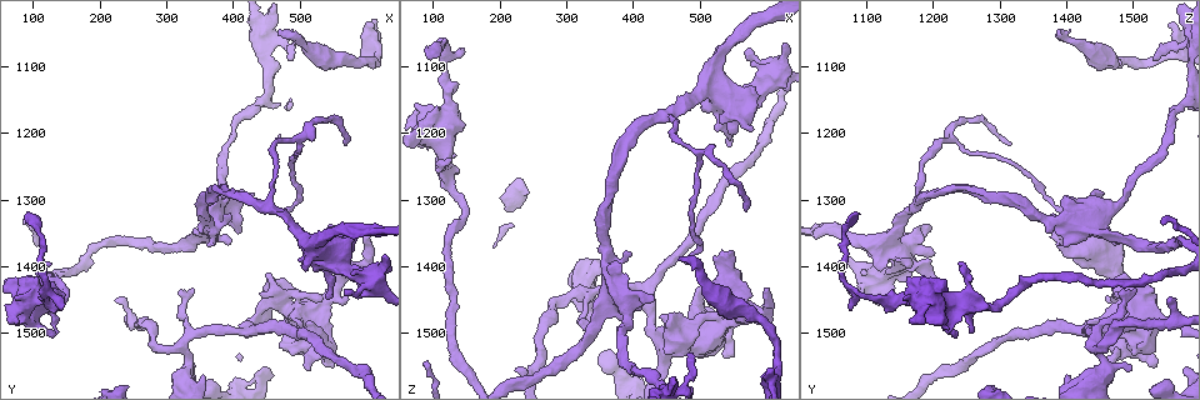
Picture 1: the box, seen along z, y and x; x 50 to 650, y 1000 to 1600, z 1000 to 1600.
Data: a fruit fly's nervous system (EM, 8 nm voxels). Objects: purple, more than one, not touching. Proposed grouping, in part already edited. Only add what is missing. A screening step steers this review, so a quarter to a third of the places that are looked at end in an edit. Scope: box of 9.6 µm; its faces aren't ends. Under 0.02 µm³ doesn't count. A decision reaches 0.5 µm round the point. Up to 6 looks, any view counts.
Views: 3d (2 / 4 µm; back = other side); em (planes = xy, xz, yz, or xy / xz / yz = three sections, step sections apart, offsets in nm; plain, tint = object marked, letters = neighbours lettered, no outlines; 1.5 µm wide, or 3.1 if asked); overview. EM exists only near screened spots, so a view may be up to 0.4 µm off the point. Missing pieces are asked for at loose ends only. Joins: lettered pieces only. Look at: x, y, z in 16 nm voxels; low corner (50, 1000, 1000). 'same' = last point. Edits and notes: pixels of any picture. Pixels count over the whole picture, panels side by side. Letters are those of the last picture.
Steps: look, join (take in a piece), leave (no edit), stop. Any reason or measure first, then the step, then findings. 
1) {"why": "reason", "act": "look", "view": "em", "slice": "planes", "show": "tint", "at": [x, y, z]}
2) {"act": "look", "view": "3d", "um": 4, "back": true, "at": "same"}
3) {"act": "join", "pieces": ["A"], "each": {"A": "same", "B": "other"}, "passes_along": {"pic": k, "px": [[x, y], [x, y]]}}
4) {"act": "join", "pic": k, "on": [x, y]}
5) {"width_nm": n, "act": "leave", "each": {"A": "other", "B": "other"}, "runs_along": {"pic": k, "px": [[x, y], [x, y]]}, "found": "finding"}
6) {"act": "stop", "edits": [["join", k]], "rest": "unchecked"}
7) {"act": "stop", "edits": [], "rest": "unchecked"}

{"why": "an open end", "act": "look", "view": "3d", "um": 4, "back": true, "at": [465, 1050, 1385]}

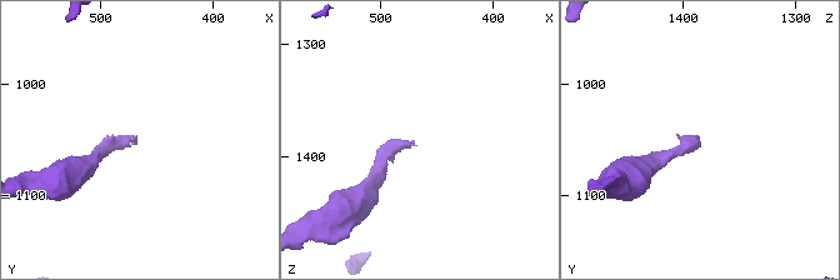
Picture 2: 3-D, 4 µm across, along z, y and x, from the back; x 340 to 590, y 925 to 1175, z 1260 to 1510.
{"why": "now the EM", "act": "look", "view": "em", "slice": "planes", "show": "letters", "at": [470, 1046, 1384]}

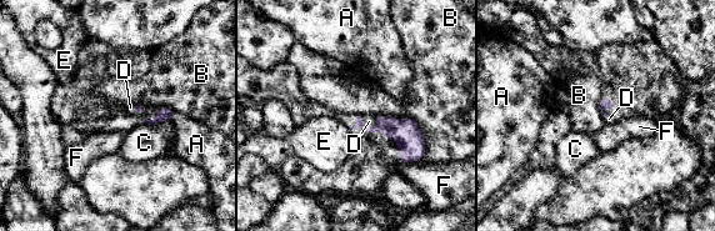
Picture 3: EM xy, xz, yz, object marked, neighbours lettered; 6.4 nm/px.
{"act": "join", "pieces": ["D"], "each": {"A": "other", "B": "other", "C": "other", "D": "same", "E": "other", "F": "other"}, "passes_along": {"pic": 3, "px": [[405, 131], [369, 127], [369, 121]]}, "found": "the neuron continues"}

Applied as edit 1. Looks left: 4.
{"why": "branch stops here", "act": "look", "view": "3d", "um": 2, "at": [605, 1350, 1435]}

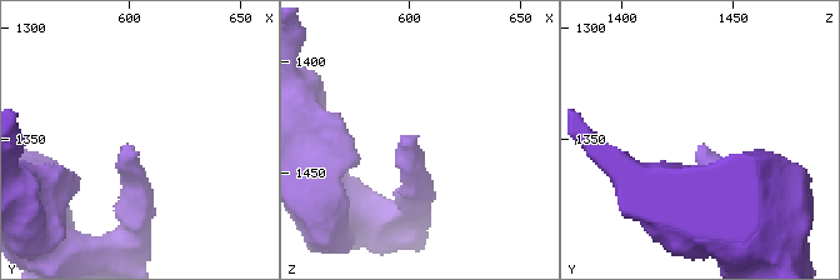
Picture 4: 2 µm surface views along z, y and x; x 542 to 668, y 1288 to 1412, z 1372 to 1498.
{"why": "need the tissue", "act": "look", "view": "em", "slice": "planes", "show": "letters", "at": [605, 1355, 1433]}

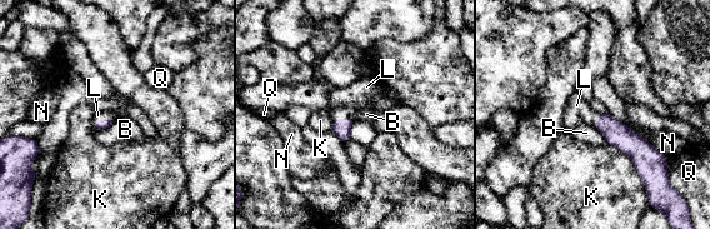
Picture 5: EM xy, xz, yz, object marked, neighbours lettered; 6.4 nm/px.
{"act": "join", "pieces": ["L"], "each": {"B": "other", "K": "other", "L": "same", "N": "other", "Q": "other"}, "passes_along": {"pic": 5, "px": [[341, 128], [344, 119], [345, 103]]}, "found": "it goes on there"}

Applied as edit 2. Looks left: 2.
{"why": "redraw", "act": "look", "view": "overview"}

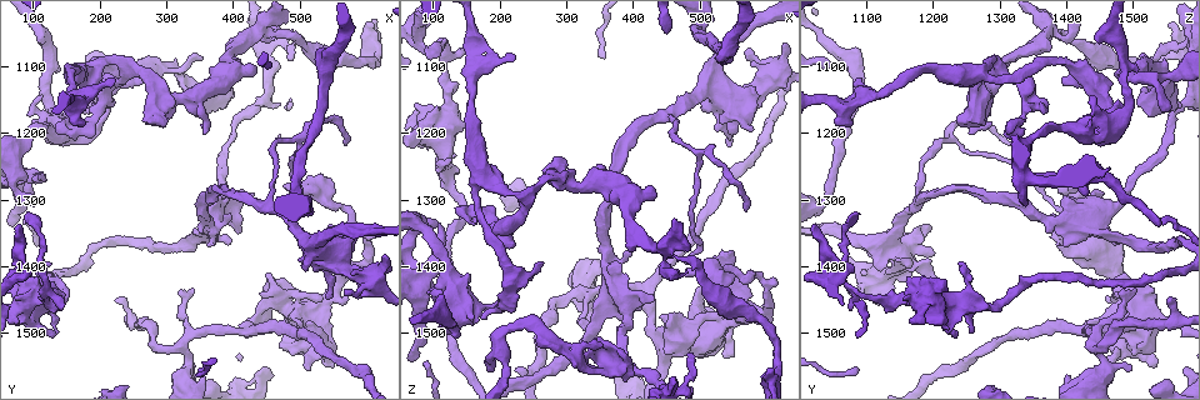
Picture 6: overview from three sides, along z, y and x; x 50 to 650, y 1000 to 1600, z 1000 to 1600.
{"why": "branch stops here", "act": "look", "view": "em", "slice": "planes", "show": "letters", "at": [225, 1445, 1560]}

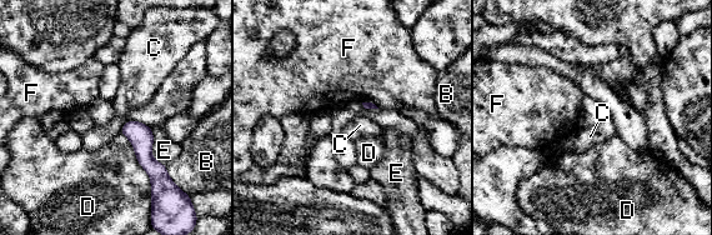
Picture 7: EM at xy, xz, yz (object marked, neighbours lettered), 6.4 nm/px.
{"act": "leave", "each": {"B": "other", "C": "other", "D": "other", "E": "other", "F": "other"}, "border": {"pic": 7, "px": [[130, 120], [120, 131]]}, "found": "no lettered piece goes on from it"}

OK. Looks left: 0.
{"act": "stop", "edits": [["join", 3], ["join", 5]], "rest": "unchecked"}

